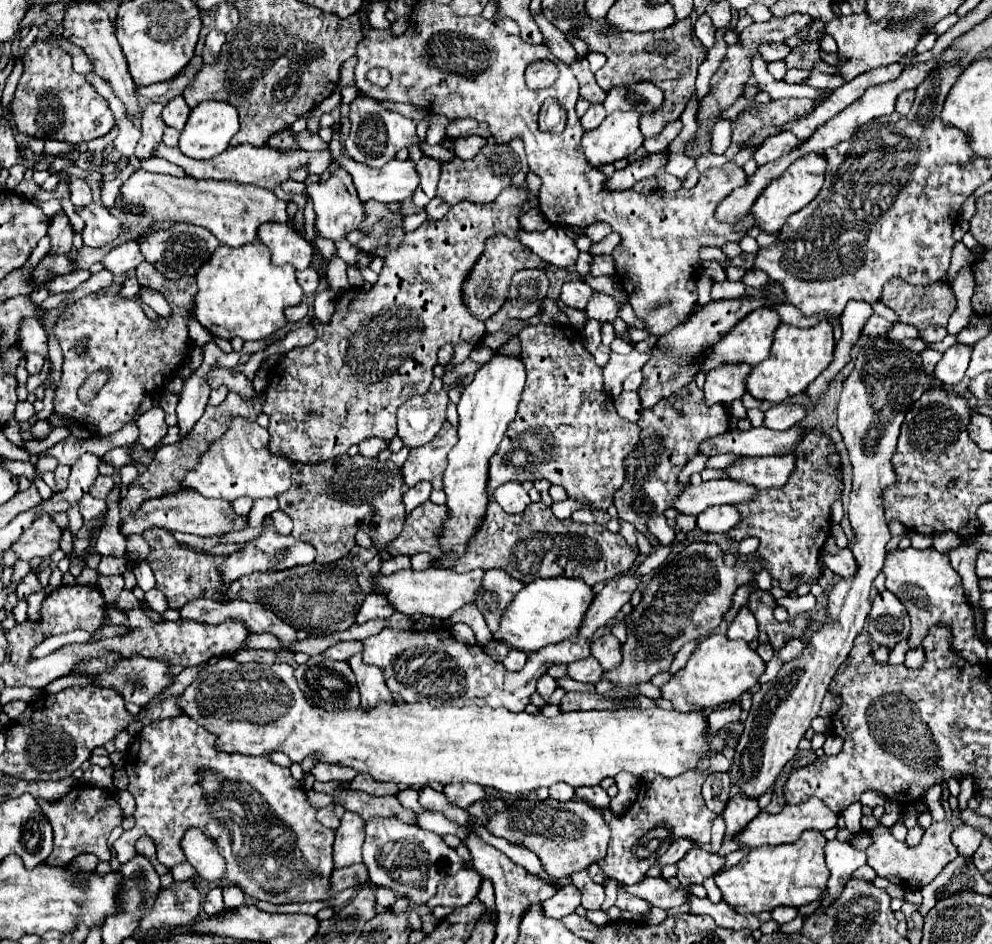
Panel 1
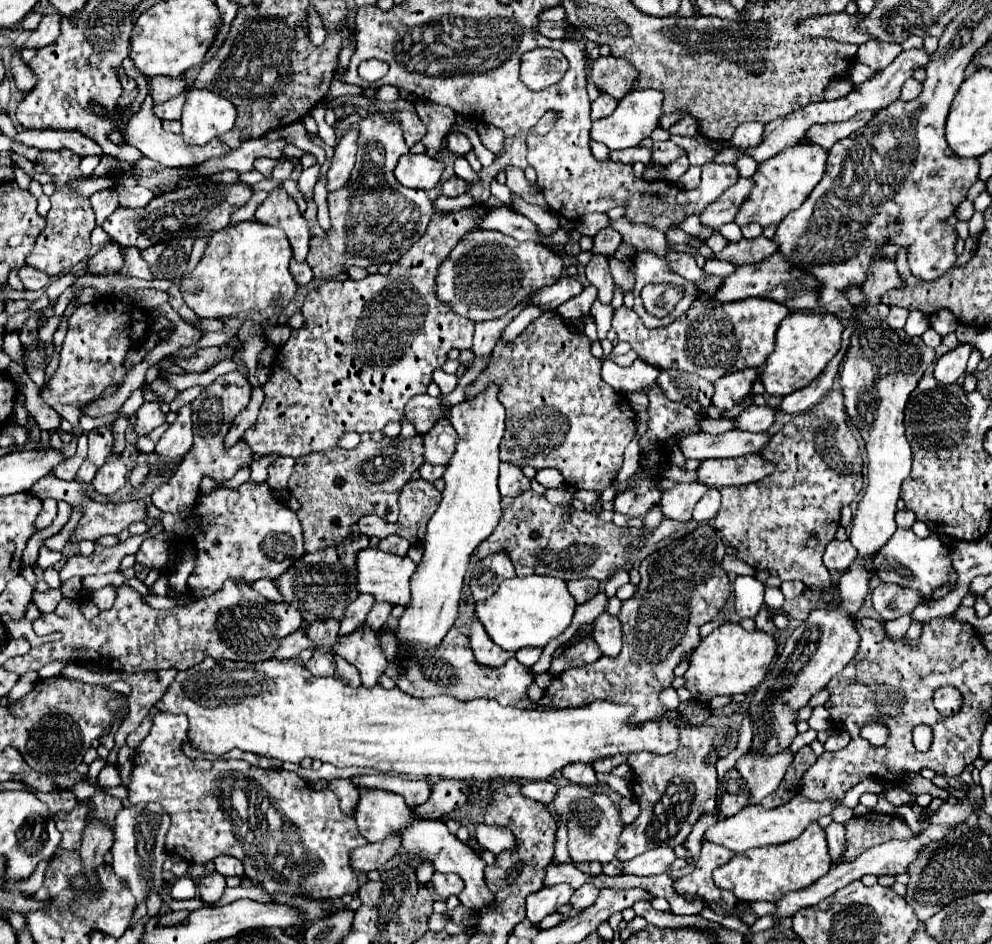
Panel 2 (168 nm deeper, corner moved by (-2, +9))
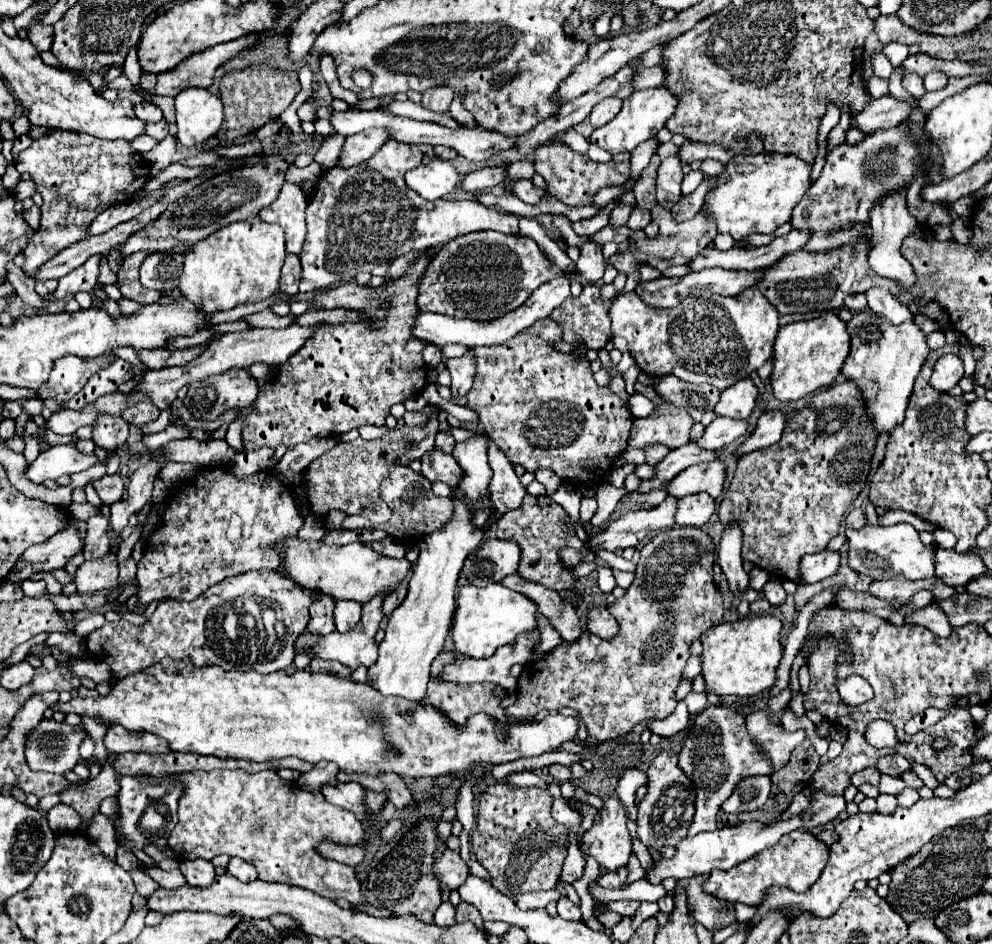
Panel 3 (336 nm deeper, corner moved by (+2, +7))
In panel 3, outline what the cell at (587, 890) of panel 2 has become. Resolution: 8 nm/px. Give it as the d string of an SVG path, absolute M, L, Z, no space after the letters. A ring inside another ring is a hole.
M562 896L558 900L558 916L566 918L566 920L580 920L582 912L580 912L580 908L576 904L572 904L566 896Z

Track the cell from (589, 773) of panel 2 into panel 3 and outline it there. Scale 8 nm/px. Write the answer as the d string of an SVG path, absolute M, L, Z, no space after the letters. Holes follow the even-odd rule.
M552 764L548 770L550 770L550 776L552 776L554 780L558 780L558 782L566 782L566 780L572 780L572 778L570 778L570 770L568 770L568 766Z

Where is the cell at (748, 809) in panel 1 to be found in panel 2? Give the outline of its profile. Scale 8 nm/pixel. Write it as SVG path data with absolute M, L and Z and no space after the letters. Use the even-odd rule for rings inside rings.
M744 754L736 762L736 770L748 784L748 806L760 804L764 796L774 792L784 778L786 768L792 762L792 754L776 754L776 758L768 758L768 762L760 762L760 758L752 758L752 754Z

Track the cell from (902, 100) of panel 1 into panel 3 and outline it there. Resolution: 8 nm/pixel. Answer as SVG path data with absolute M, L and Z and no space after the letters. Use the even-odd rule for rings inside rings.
M906 74L904 80L902 80L902 84L904 84L904 88L906 88L914 98L924 96L924 92L926 92L926 88L924 88L924 84L922 84L922 78L916 76L916 74Z

